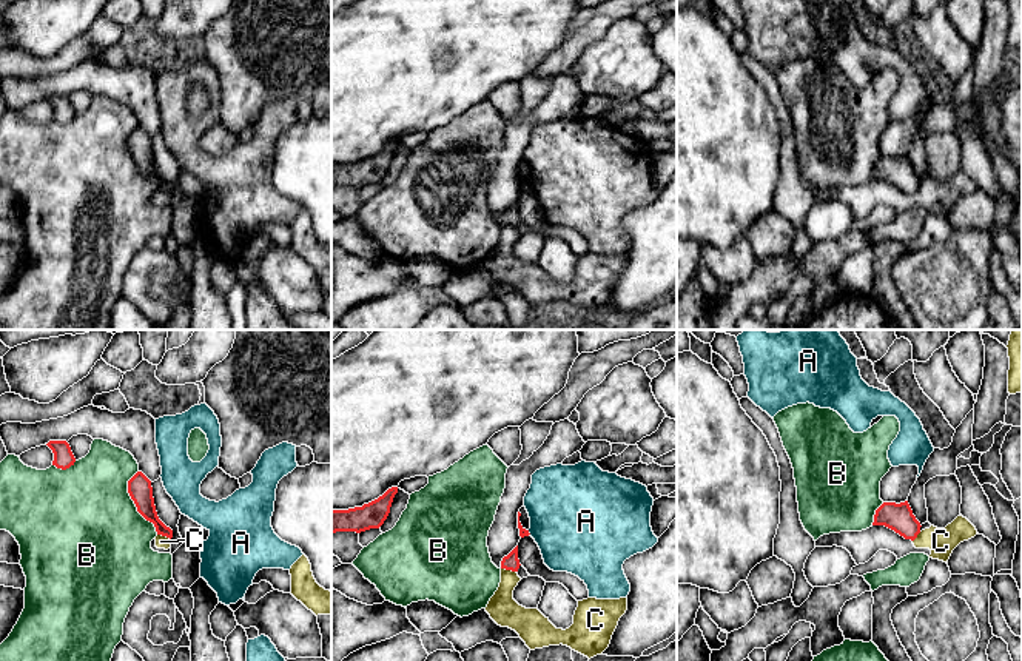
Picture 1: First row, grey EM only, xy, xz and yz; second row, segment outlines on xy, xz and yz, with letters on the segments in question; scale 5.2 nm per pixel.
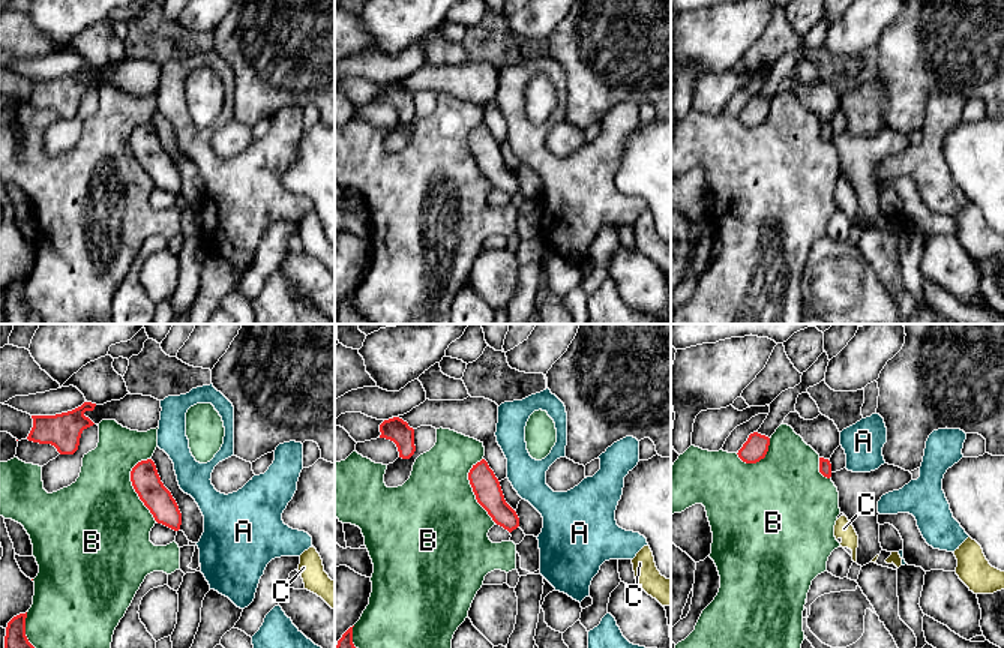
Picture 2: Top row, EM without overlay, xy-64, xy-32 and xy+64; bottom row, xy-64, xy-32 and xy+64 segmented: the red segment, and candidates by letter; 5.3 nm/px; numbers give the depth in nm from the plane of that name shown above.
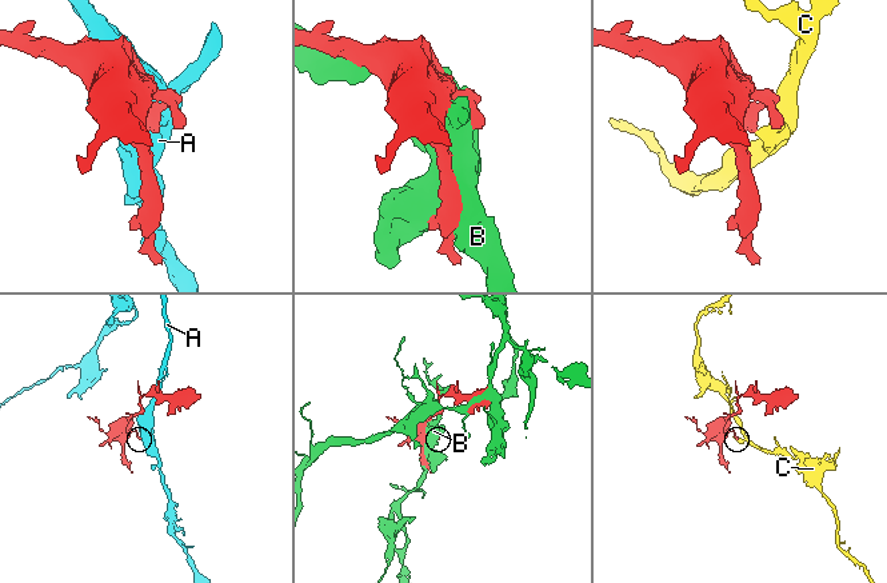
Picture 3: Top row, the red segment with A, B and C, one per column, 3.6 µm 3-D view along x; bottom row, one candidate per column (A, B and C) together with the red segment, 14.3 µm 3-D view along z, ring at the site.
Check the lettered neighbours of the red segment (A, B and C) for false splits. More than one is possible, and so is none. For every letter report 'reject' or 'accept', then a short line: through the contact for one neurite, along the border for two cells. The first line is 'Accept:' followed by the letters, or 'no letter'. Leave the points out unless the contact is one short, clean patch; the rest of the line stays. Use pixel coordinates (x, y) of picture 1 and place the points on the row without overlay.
Accept: no letter
A: reject; line xz (527, 185), (531, 188)
B: reject
C: reject; line xz (501, 222), (515, 227)

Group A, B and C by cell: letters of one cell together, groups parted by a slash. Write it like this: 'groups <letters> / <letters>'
groups A / B / C

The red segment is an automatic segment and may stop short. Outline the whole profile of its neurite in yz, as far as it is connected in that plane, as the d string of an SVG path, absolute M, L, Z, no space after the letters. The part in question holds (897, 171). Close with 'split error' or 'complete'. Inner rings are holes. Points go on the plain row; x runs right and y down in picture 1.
M908 156L896 159L896 157L883 157L874 169L872 180L885 180L905 194L914 196L920 188L920 177L913 169L913 165Z; complete

